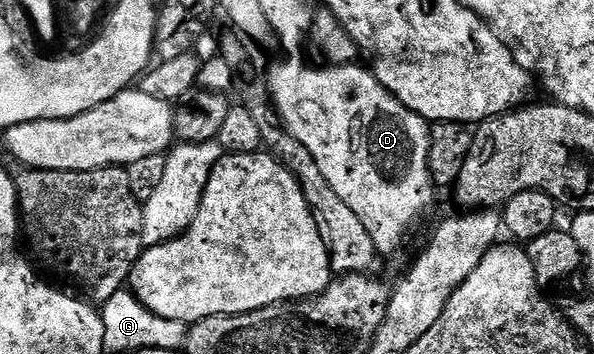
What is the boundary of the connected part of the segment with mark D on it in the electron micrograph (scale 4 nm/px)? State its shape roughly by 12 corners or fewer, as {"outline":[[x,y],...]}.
{"outline":[[360,65],[265,79],[283,126],[395,251],[426,213],[428,120]]}

